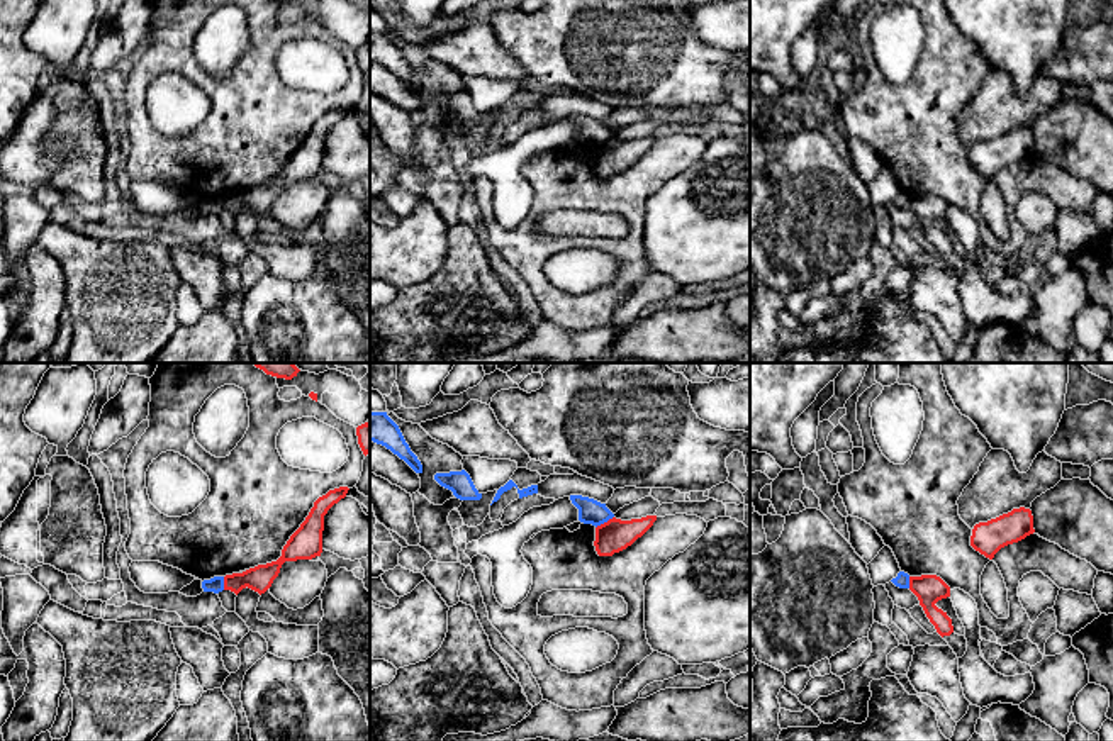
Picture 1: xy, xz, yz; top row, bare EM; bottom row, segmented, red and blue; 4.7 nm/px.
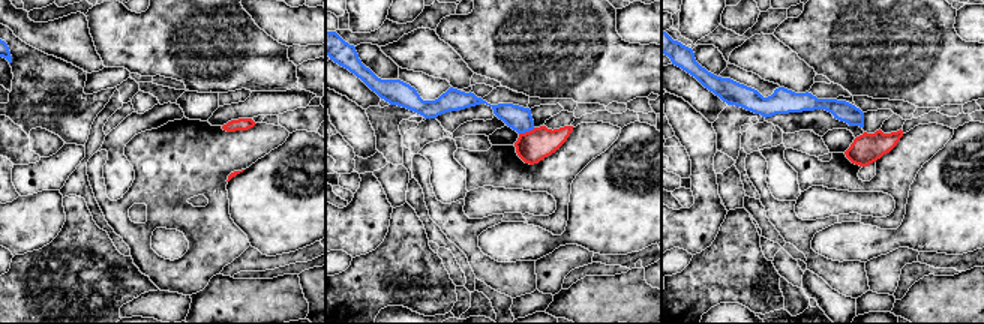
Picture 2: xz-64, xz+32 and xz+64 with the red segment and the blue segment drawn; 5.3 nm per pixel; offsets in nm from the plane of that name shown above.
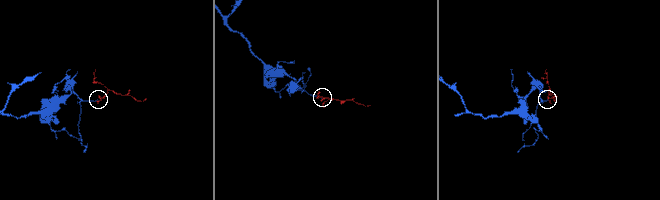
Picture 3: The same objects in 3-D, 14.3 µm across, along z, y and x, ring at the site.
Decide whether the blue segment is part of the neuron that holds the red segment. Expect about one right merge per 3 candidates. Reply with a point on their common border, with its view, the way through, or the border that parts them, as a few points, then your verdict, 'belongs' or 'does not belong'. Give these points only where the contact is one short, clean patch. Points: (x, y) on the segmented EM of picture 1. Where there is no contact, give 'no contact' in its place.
xz (604, 523) | along xz (613, 516), (596, 528) | does not belong

